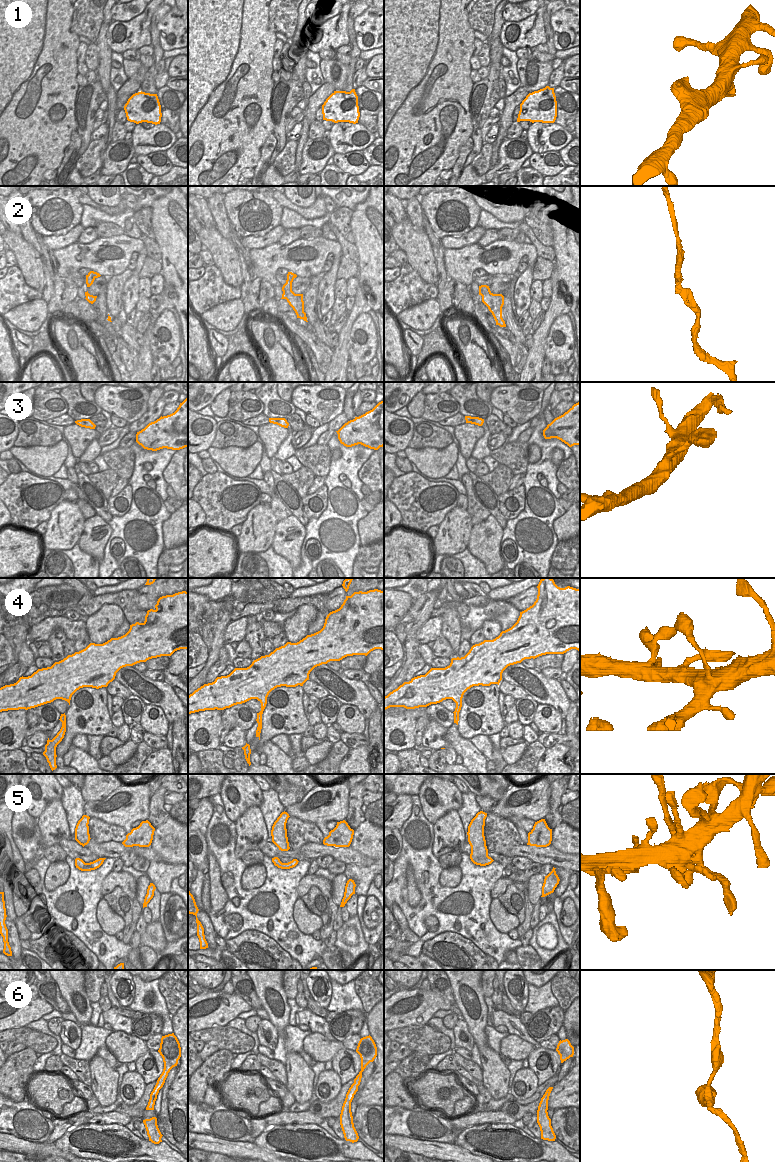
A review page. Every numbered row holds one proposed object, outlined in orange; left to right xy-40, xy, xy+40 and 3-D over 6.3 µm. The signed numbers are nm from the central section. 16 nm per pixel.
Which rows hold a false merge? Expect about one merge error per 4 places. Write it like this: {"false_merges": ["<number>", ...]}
{"false_merges": ["4"]}

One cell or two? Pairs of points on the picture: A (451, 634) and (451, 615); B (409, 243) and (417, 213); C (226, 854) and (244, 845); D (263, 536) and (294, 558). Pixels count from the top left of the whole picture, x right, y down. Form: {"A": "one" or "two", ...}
{"A": "one", "B": "two", "C": "two", "D": "two"}

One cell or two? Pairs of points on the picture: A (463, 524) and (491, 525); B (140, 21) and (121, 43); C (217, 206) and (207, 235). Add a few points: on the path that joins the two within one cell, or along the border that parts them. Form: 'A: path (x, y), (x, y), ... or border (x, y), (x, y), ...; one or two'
A: border (473, 525), (466, 547); two
B: path (139, 27), (127, 39); one
C: border (215, 225), (216, 229), (229, 240); two

